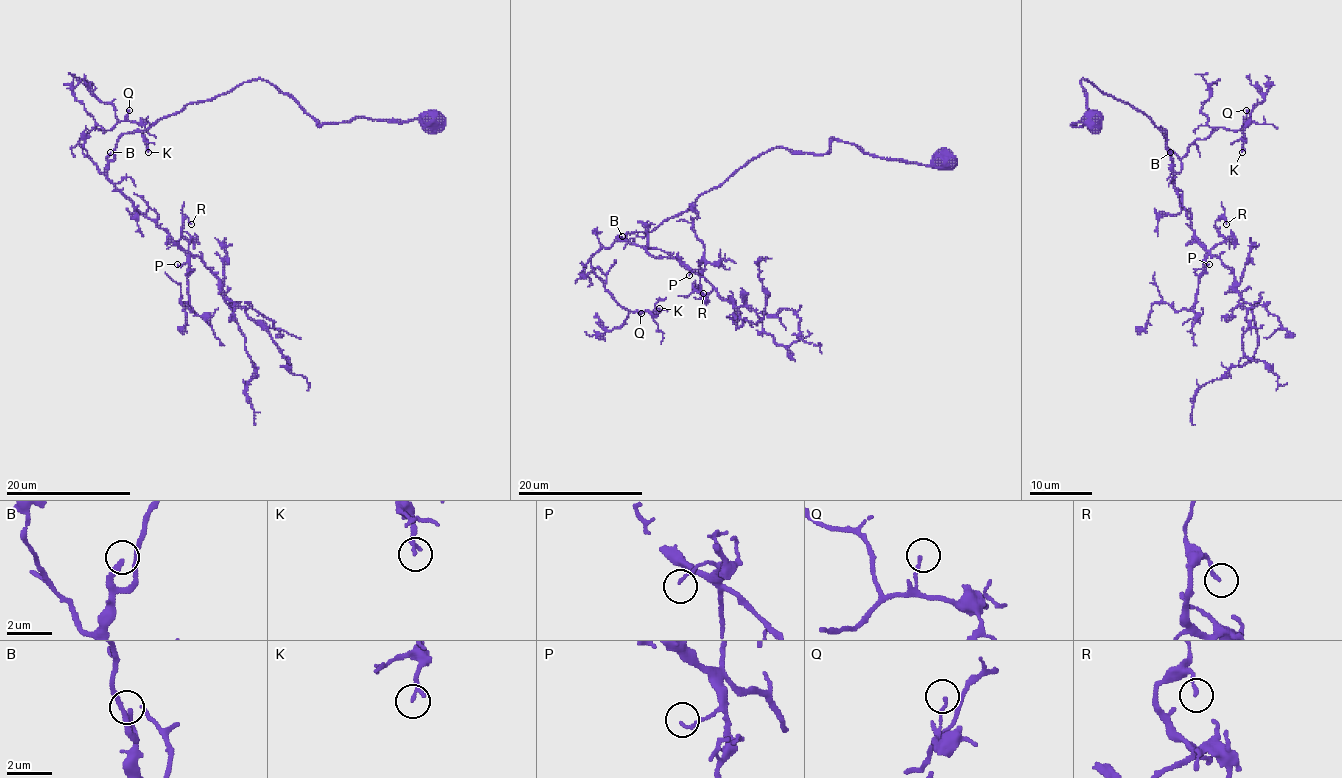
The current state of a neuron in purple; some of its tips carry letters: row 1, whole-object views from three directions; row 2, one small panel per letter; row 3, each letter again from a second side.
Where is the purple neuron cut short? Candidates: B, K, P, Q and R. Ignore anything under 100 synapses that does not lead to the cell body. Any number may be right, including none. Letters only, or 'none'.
B

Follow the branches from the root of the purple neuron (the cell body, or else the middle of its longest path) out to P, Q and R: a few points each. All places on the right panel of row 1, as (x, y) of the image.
P: (1167, 141), (1173, 161), (1173, 186), (1181, 205), (1190, 214), (1193, 238), (1206, 252), (1203, 263), (1209, 264)
Q: (1167, 141), (1173, 169), (1179, 172), (1181, 160), (1196, 139), (1204, 139), (1220, 127), (1238, 130), (1246, 110)
R: (1167, 141), (1173, 186), (1190, 214), (1193, 234), (1209, 250), (1224, 239), (1215, 222), (1223, 217), (1226, 224)

